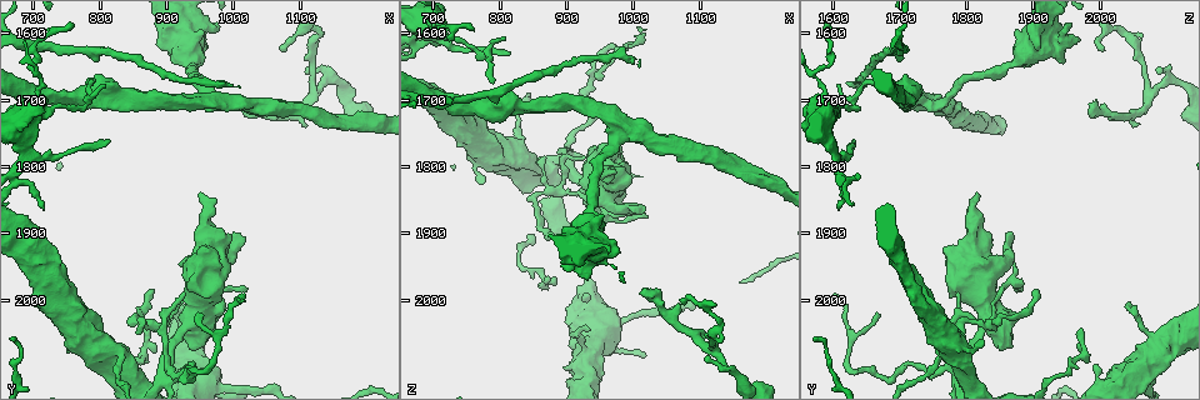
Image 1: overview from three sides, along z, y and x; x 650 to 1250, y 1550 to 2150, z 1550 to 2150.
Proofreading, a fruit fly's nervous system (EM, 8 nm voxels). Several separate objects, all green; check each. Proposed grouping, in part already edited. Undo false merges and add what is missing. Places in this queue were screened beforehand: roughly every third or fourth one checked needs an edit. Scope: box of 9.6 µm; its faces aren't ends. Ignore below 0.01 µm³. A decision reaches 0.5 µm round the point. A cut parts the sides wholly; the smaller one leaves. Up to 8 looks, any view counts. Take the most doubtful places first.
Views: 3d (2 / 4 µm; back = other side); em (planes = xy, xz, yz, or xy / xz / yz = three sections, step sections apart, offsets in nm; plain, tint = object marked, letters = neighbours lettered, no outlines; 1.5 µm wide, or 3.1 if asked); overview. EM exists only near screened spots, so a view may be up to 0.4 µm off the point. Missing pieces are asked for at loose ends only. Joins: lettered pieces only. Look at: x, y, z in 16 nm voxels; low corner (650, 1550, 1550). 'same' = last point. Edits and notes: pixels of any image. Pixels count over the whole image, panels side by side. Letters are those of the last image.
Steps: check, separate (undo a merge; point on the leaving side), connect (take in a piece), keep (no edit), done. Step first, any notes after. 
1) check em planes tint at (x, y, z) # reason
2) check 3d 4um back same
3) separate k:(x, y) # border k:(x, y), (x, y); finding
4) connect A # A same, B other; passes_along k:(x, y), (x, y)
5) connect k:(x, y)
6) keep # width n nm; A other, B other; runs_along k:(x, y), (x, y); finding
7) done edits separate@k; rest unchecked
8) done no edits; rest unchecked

check 3d 2um at (1000, 1685, 1645) # free end

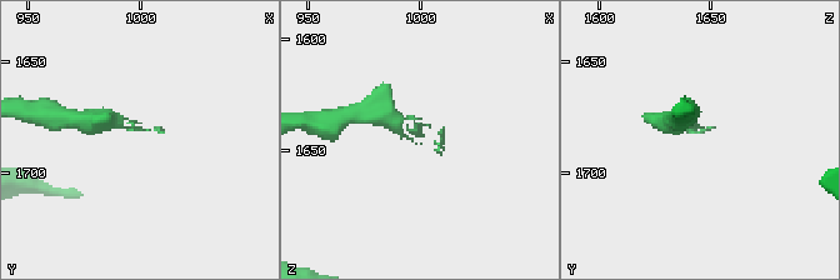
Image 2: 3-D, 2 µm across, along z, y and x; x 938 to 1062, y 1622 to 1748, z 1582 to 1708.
check em xz step 8 letters at (1000, 1680, 1642) # shape alone is not enough

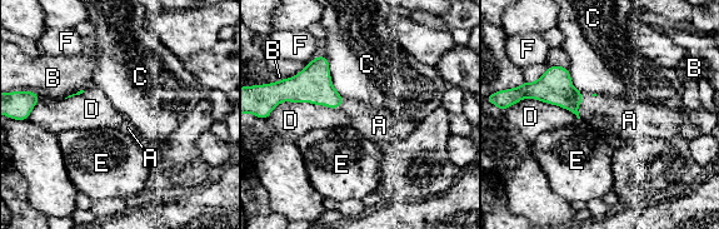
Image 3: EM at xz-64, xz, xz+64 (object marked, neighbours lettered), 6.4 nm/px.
connect 3:(614, 117) # A same, B other, C other, D other, E other, F other; passes_along 3:(554, 86), (578, 105), (614, 117); it goes on there

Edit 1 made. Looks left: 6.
check overview

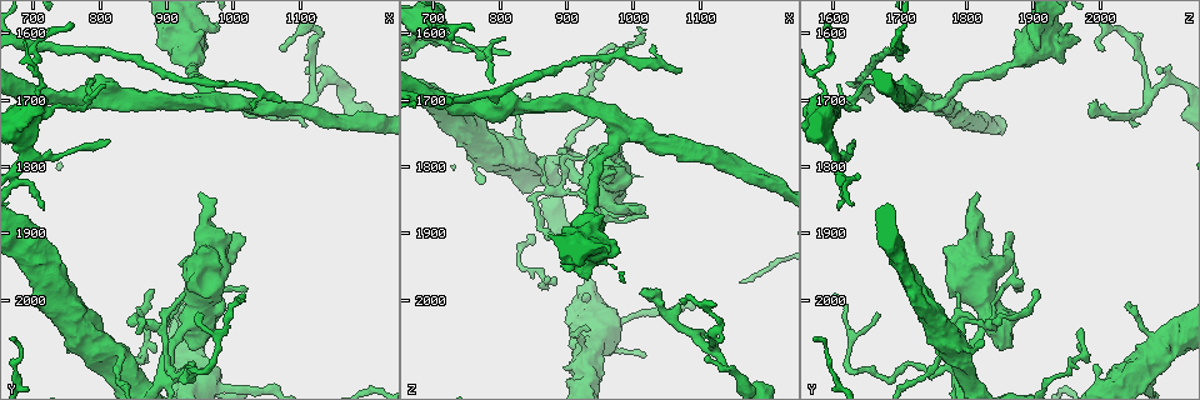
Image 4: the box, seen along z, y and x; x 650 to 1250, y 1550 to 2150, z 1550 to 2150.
check em planes tint at (1130, 1595, 2030) # sharp bend

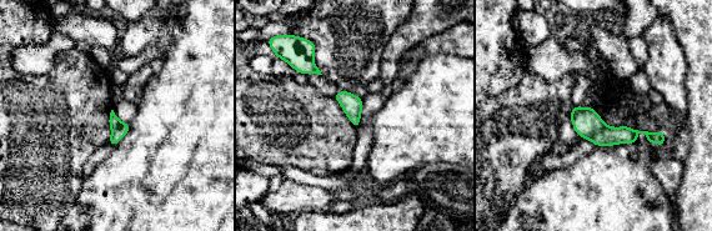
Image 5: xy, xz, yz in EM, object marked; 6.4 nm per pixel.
check em planes letters same # see the neighbours

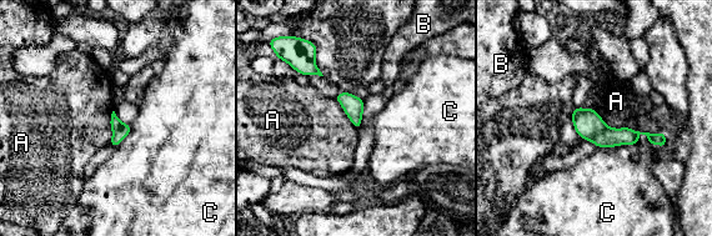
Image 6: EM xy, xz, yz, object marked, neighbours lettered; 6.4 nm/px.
keep # A other, B other, C other; runs_along 6:(575, 115), (601, 135), (653, 137); continuous, no second cell

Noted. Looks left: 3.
check em xz step 4 tint at (770, 2060, 1825) # free end

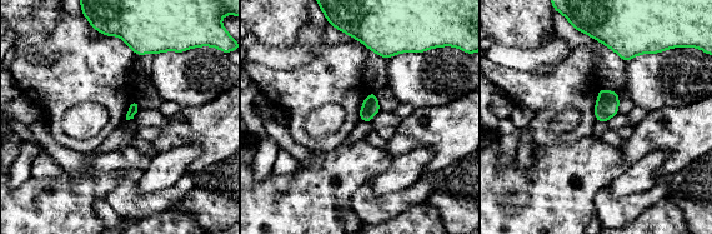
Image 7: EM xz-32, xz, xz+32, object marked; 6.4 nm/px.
check em planes letters same

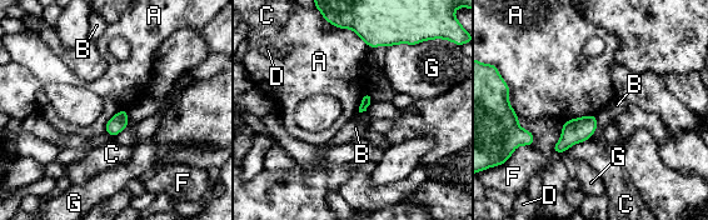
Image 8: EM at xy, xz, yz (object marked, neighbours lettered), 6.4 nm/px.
keep # A other, B other, C other, D other, F other, G other; border 8:(338, 28), (352, 29), (369, 46); no lettered piece goes on from it

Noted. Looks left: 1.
done edits connect@3; rest unchecked

